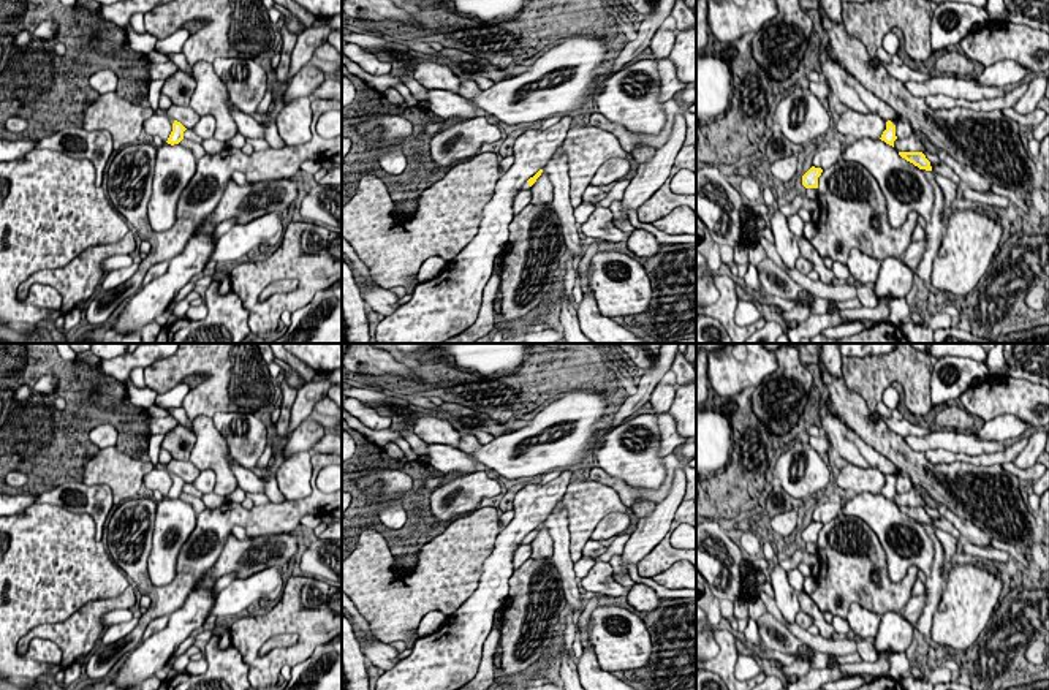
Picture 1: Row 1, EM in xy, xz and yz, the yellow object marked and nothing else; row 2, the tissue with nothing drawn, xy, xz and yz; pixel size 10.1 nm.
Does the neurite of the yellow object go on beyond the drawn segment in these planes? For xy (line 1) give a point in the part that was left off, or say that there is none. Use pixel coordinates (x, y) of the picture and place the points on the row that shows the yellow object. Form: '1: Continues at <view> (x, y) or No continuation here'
1: No continuation here

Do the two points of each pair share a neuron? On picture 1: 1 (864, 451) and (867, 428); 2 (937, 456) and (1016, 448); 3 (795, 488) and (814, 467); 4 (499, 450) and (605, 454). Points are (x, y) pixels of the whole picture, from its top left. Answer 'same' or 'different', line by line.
1: different
2: same
3: same
4: different

